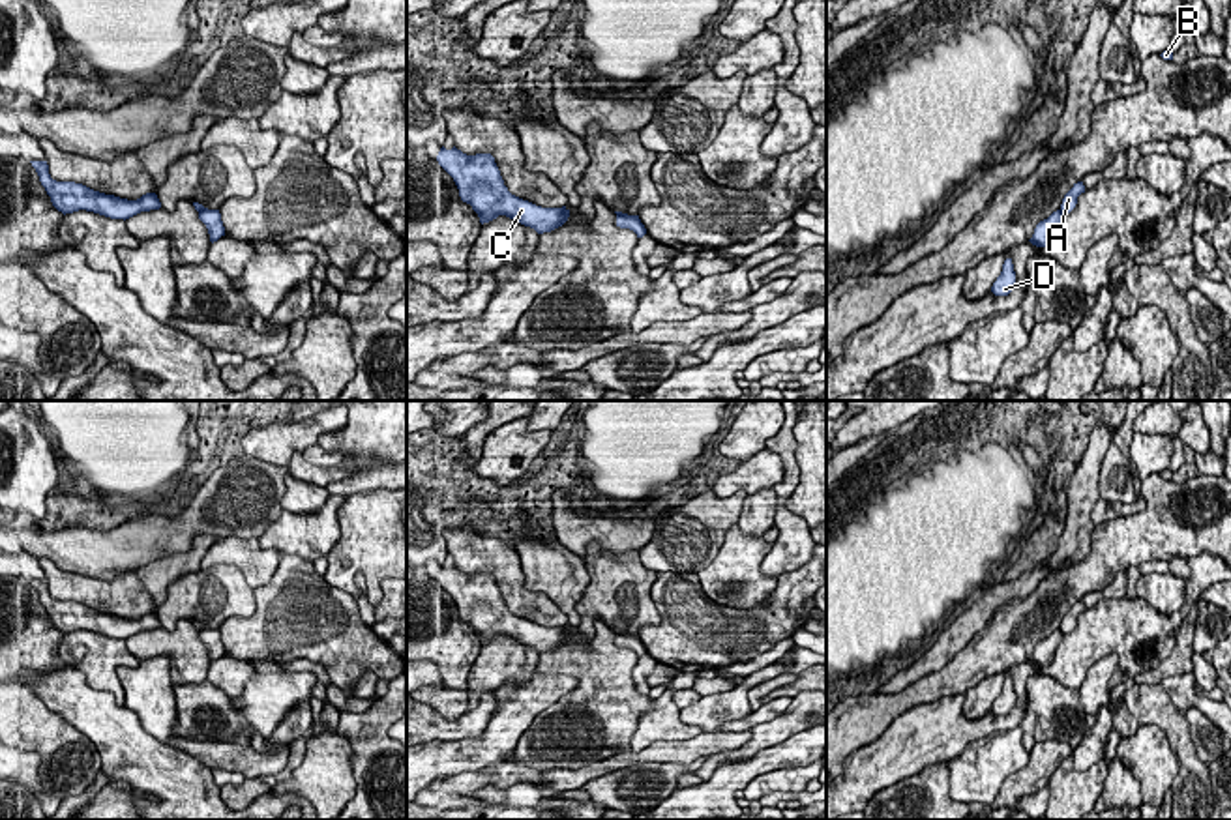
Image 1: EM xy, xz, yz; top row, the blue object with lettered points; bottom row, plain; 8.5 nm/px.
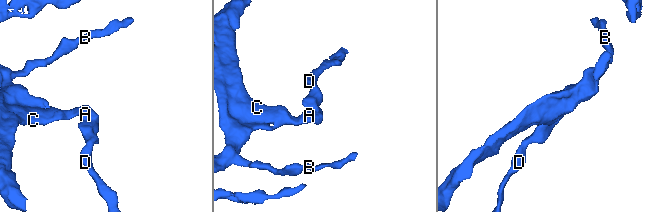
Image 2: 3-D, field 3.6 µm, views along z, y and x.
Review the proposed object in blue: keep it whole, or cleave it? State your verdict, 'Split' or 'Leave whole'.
Split

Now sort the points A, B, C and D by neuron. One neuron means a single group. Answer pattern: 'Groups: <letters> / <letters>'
Groups: A B C / D

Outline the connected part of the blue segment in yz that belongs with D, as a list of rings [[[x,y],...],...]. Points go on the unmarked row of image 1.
[[[1006,678],[1002,683],[1001,695],[997,696],[997,700],[991,706],[991,711],[995,715],[1008,715],[1014,706],[1016,706],[1014,683],[1012,683],[1012,678]]]

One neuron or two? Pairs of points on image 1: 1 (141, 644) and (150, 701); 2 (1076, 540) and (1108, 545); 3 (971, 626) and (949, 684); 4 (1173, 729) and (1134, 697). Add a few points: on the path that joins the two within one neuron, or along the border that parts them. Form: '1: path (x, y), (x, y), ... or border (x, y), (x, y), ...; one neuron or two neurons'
1: border (139, 659), (165, 656), (173, 686); two neurons
2: border (1095, 527), (1091, 549), (1078, 562), (1055, 570); two neurons
3: border (992, 614), (947, 663), (926, 673); two neurons
4: path (1164, 719), (1143, 701); one neuron

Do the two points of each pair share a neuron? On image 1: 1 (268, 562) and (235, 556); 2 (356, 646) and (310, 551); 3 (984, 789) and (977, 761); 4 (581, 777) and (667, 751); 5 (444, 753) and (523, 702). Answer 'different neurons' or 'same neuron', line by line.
1: same neuron
2: different neurons
3: same neuron
4: same neuron
5: same neuron

